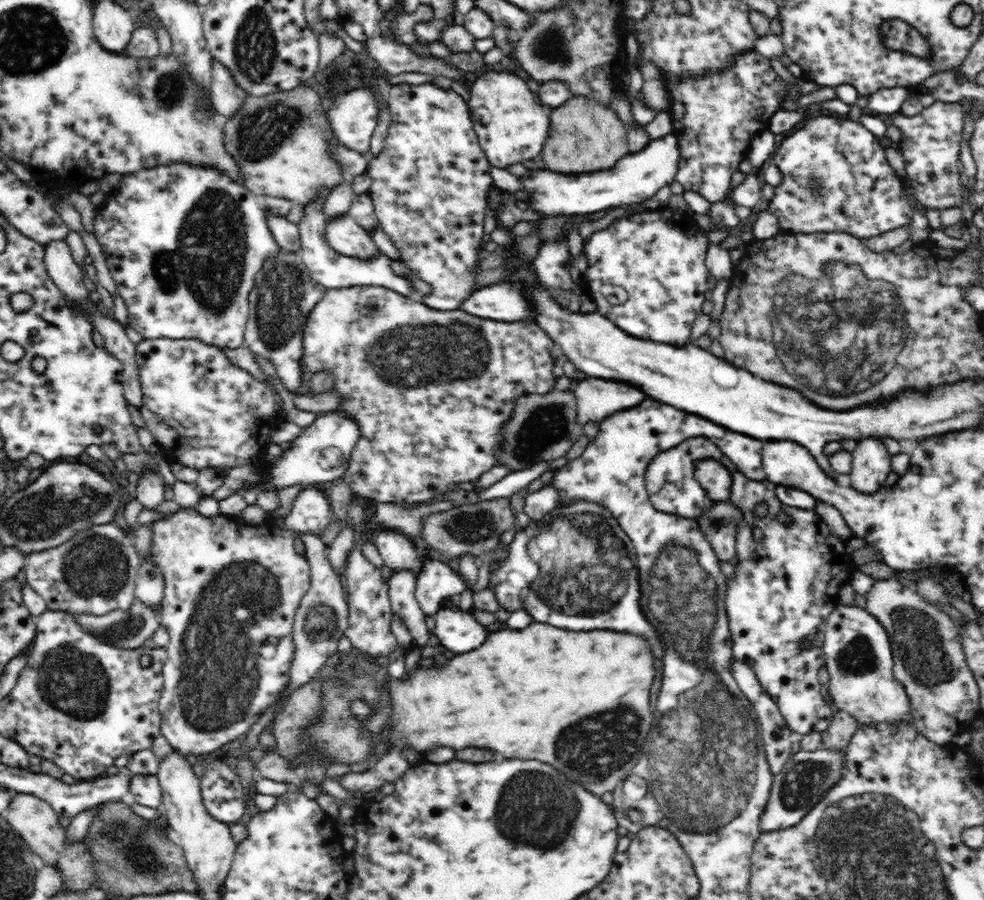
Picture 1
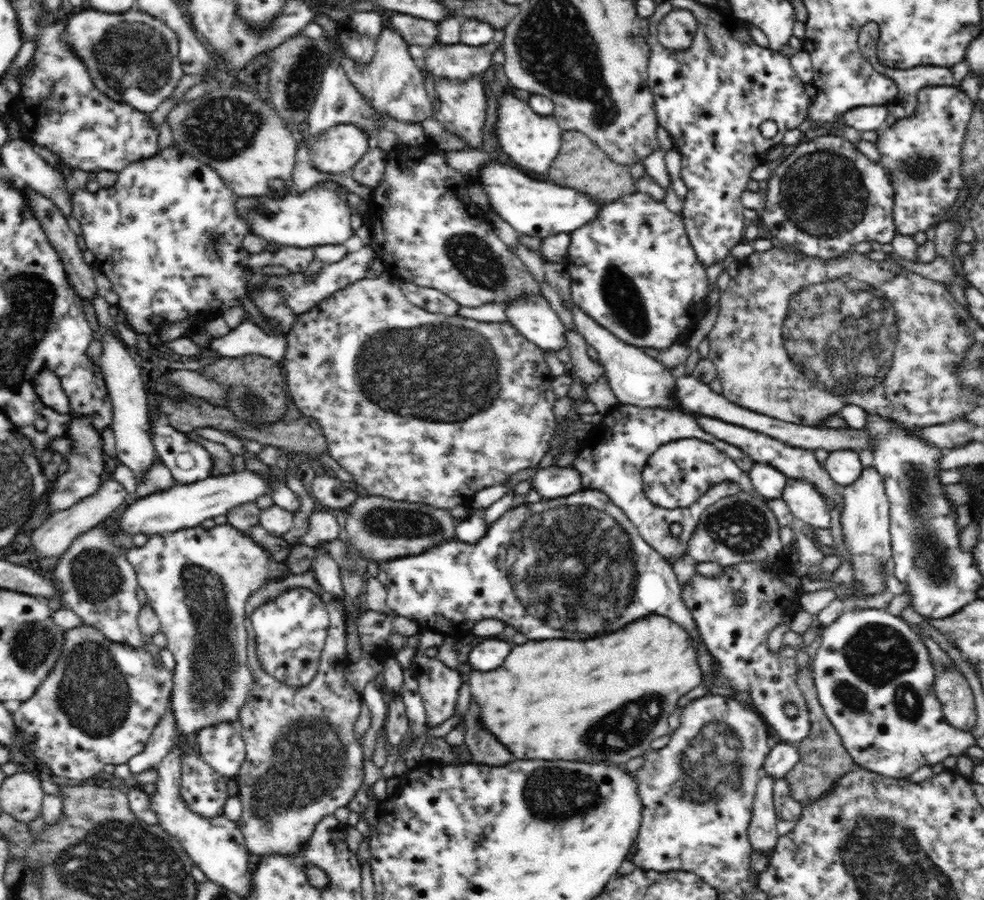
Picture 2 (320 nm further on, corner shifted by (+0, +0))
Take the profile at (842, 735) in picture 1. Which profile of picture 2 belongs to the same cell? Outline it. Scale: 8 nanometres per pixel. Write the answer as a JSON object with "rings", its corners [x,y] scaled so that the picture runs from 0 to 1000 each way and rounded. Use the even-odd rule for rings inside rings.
{"rings":[[[830,700],[819,702],[816,706],[816,718],[809,726],[810,739],[812,740],[810,761],[815,768],[816,777],[821,786],[823,813],[821,819],[817,820],[815,824],[805,827],[805,830],[809,830],[811,837],[813,837],[813,847],[798,861],[799,869],[803,874],[803,884],[811,890],[816,898],[841,883],[845,880],[843,878],[848,876],[852,864],[858,863],[872,852],[862,834],[858,832],[855,819],[838,794],[837,788],[834,786],[830,774],[830,767],[826,757],[826,746],[821,743],[823,728],[821,728],[819,721],[823,716],[829,717],[830,710]]]}

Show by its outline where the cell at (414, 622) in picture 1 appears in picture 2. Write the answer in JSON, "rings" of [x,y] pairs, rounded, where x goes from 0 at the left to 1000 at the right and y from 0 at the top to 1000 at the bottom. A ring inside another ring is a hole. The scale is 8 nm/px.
{"rings":[[[425,723],[424,727],[421,727],[417,744],[426,760],[426,770],[431,779],[435,807],[445,807],[445,804],[453,802],[455,798],[459,798],[462,794],[465,768],[470,762],[467,747],[453,740],[443,730],[437,731],[433,729],[432,723]]]}

